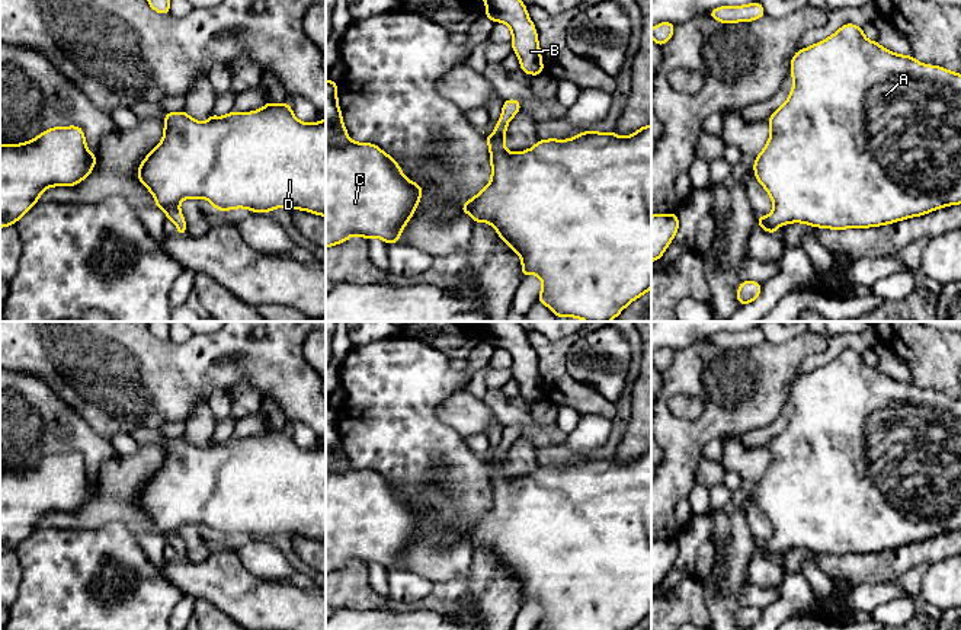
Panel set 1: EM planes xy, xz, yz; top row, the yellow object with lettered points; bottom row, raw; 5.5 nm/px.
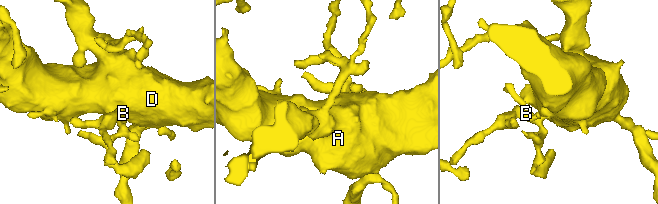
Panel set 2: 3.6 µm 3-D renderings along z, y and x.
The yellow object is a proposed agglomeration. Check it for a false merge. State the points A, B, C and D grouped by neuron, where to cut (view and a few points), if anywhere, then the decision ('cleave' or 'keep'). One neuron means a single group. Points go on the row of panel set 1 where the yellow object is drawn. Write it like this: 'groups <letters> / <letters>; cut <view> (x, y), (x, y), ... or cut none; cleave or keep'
groups A B C D; cut none; keep

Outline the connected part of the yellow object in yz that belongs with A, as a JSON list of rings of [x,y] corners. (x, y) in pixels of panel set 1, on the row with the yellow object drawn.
[[[845,23],[827,39],[808,48],[800,49],[791,60],[791,76],[794,79],[792,90],[787,102],[775,111],[768,122],[771,137],[755,157],[755,175],[757,182],[768,191],[773,211],[769,215],[759,217],[759,224],[765,231],[776,234],[778,226],[788,223],[805,223],[821,228],[866,228],[897,223],[910,217],[919,217],[942,207],[961,204],[961,74],[938,65],[926,65],[912,55],[894,54],[882,48],[877,41],[868,41],[862,28],[853,23]]]

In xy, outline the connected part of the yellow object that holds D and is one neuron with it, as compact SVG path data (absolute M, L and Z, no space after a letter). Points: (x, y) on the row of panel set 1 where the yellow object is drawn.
M268 102L247 113L231 111L222 118L211 113L206 122L190 118L185 111L166 112L163 140L138 167L138 180L154 195L156 207L166 212L177 234L186 236L186 220L179 204L186 198L205 198L215 210L247 208L252 212L270 212L288 207L326 217L326 119L305 124L295 118L289 102Z

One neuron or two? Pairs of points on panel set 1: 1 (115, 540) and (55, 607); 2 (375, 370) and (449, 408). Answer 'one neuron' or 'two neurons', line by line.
1: one neuron
2: two neurons

